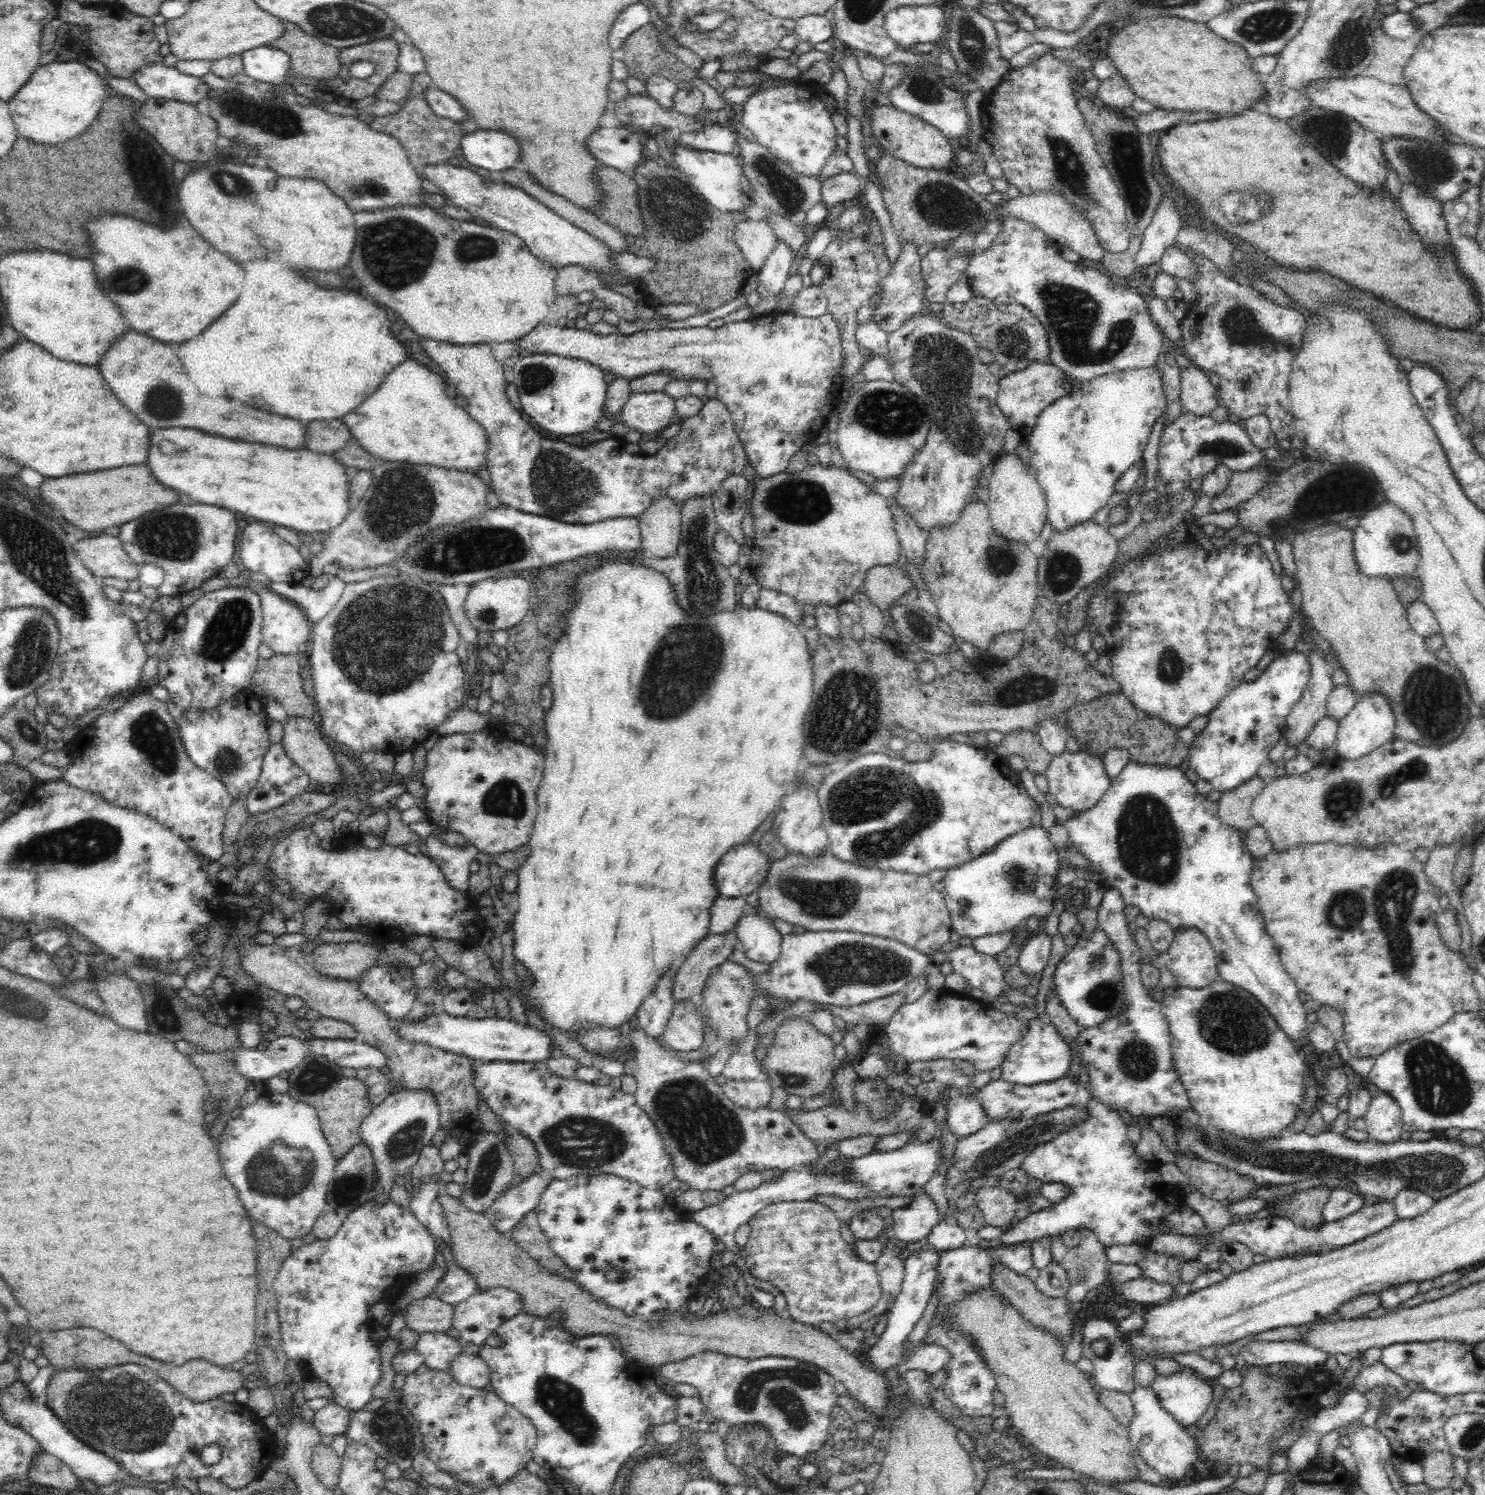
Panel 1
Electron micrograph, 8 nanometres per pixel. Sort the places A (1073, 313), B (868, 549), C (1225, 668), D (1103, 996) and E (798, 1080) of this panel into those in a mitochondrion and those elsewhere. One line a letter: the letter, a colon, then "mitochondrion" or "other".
A: mitochondrion
B: other
C: other
D: mitochondrion
E: mitochondrion

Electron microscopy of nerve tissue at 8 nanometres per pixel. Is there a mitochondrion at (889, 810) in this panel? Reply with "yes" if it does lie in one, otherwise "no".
yes

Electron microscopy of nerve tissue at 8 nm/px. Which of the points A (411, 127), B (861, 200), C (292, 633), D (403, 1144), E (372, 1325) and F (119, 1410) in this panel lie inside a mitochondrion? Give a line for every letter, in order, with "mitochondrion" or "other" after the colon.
A: other
B: other
C: other
D: mitochondrion
E: other
F: mitochondrion

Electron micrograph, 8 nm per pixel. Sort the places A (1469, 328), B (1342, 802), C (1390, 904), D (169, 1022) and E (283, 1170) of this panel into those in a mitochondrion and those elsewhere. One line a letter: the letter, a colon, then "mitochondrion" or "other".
A: other
B: mitochondrion
C: mitochondrion
D: mitochondrion
E: mitochondrion

